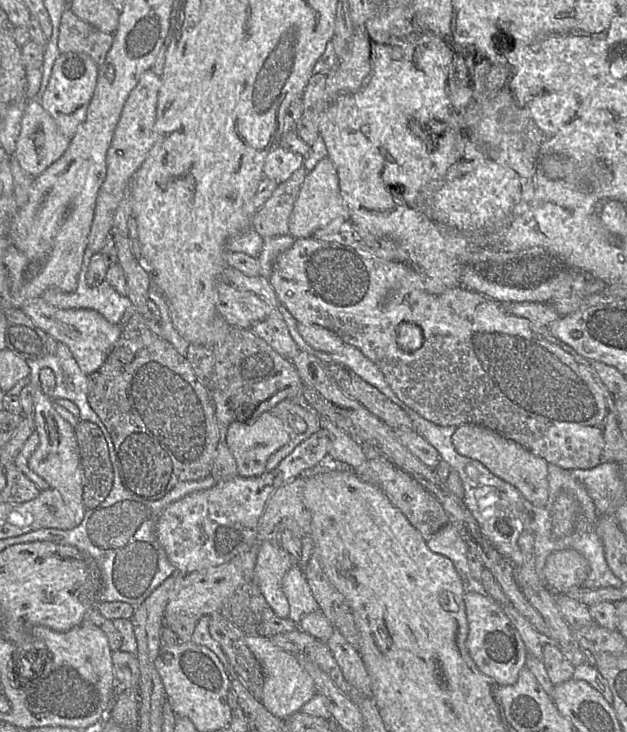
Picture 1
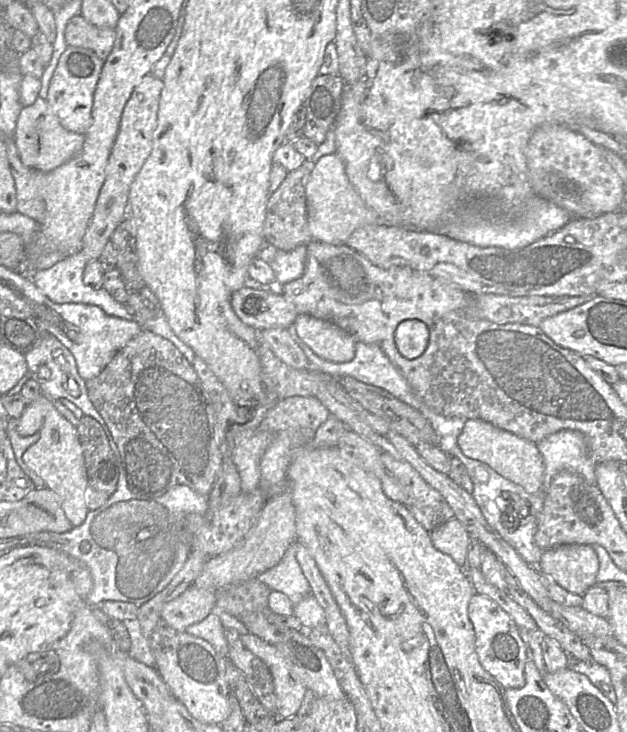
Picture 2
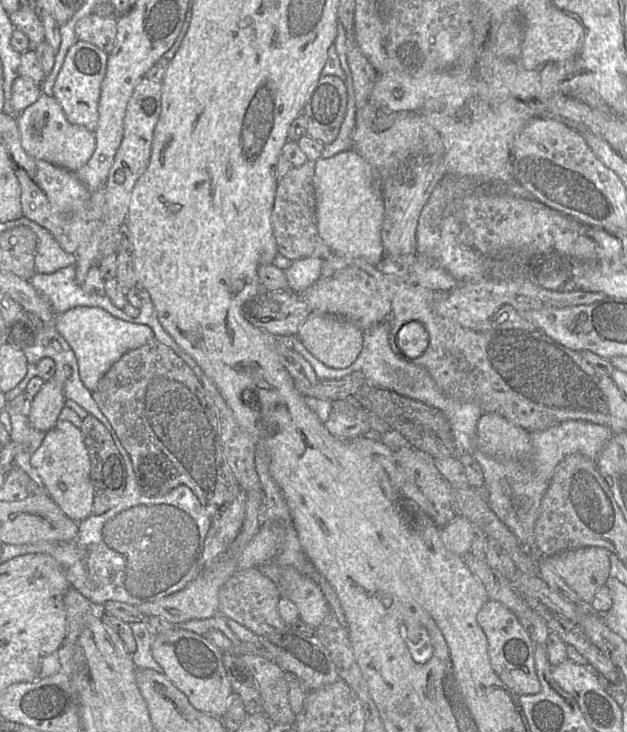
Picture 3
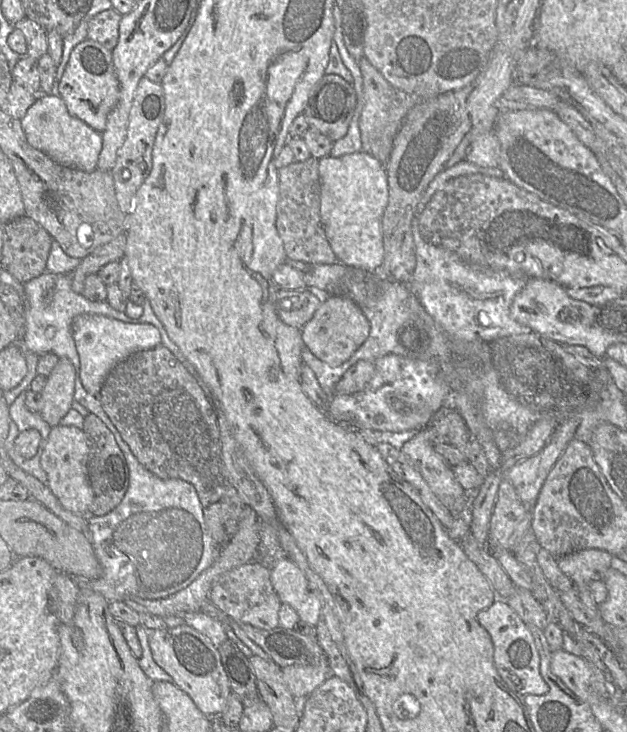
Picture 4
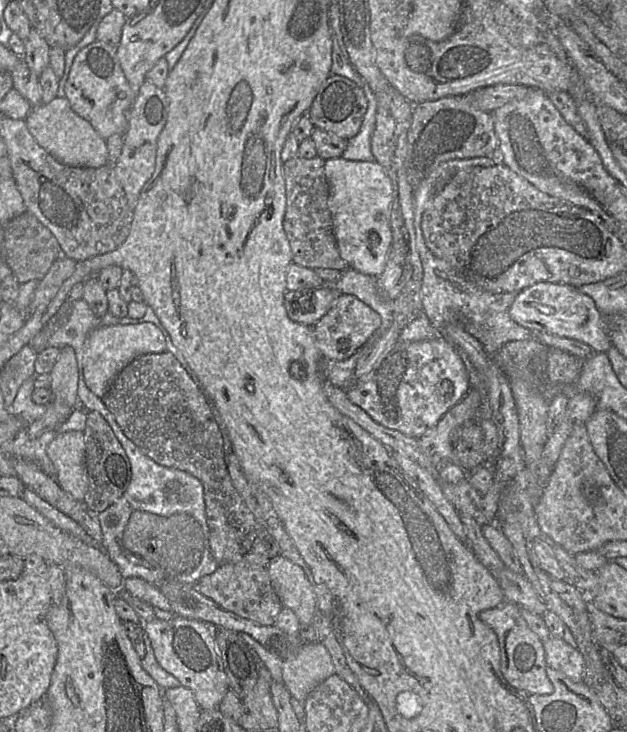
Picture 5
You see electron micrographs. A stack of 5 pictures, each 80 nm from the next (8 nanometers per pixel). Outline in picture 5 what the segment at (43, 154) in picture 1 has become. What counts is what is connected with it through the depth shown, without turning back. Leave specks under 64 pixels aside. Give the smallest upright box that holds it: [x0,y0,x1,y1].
[25,96,108,168]

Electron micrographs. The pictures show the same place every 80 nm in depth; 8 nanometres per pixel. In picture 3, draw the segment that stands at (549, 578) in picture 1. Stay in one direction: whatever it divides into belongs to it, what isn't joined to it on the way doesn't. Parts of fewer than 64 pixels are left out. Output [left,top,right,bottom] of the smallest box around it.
[549,547,611,605]

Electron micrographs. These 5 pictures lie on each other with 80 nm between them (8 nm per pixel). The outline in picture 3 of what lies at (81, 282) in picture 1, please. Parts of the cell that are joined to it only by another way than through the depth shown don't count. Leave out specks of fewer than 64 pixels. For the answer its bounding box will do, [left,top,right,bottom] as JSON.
[29,265,133,323]

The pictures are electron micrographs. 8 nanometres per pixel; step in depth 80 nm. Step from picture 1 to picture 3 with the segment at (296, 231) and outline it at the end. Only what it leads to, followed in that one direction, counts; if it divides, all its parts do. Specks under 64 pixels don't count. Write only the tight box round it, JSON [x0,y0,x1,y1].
[314,149,385,266]

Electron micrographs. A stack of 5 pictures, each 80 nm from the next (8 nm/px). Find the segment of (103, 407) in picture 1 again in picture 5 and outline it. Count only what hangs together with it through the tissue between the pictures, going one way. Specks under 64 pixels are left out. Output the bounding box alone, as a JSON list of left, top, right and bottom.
[101,350,278,568]

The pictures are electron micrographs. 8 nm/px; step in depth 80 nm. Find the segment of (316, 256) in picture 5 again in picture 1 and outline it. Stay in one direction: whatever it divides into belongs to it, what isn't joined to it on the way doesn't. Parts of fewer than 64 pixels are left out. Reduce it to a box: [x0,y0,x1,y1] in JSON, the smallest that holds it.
[251,167,309,238]

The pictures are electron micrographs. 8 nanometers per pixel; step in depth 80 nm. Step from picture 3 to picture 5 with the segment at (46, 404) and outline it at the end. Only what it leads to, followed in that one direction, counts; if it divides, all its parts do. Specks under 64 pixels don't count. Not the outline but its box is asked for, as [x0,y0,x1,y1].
[50,346,79,408]

